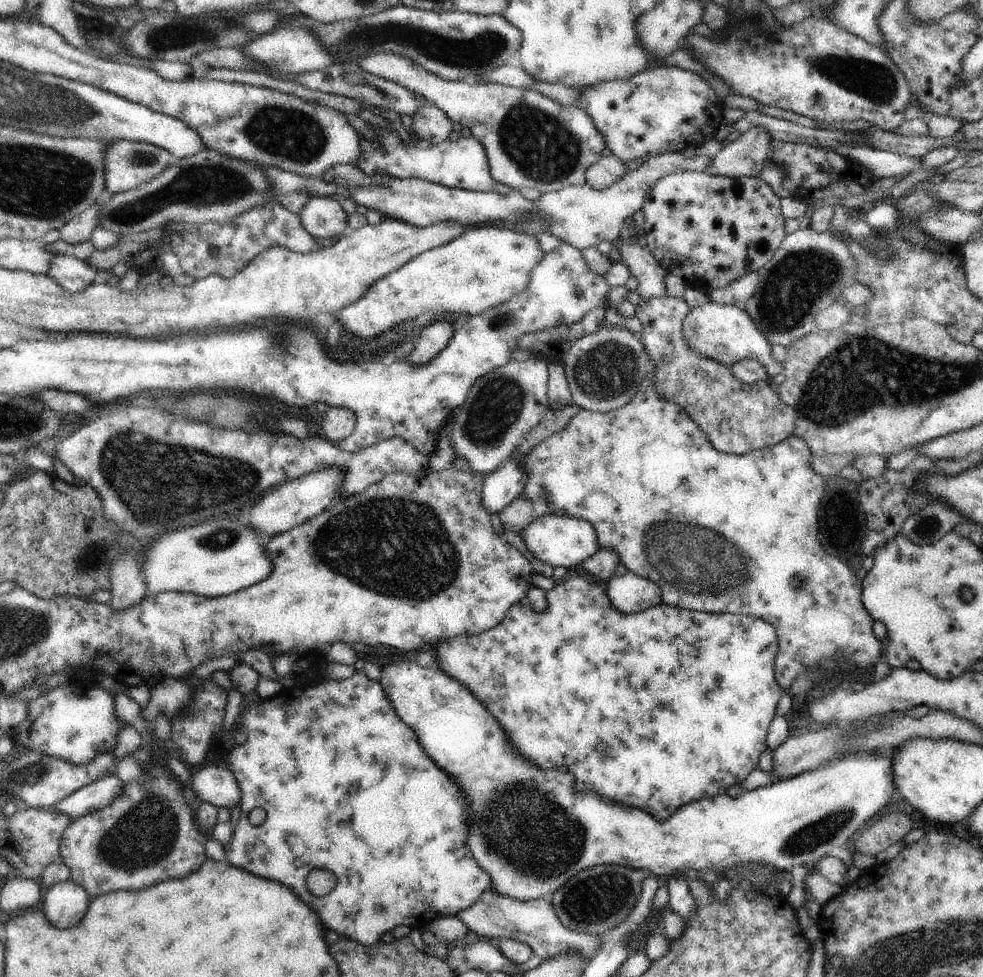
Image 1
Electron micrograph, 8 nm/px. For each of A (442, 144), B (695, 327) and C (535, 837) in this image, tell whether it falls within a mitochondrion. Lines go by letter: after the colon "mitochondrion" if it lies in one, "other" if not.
A: other
B: mitochondrion
C: mitochondrion

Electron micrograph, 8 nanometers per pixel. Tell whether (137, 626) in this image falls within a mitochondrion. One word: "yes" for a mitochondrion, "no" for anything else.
no

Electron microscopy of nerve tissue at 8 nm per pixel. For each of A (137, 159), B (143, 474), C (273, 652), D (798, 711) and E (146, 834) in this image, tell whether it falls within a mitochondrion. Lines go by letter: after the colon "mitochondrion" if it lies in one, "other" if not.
A: mitochondrion
B: mitochondrion
C: other
D: other
E: mitochondrion

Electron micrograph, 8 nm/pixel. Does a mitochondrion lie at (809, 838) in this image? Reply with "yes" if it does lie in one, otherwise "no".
yes

